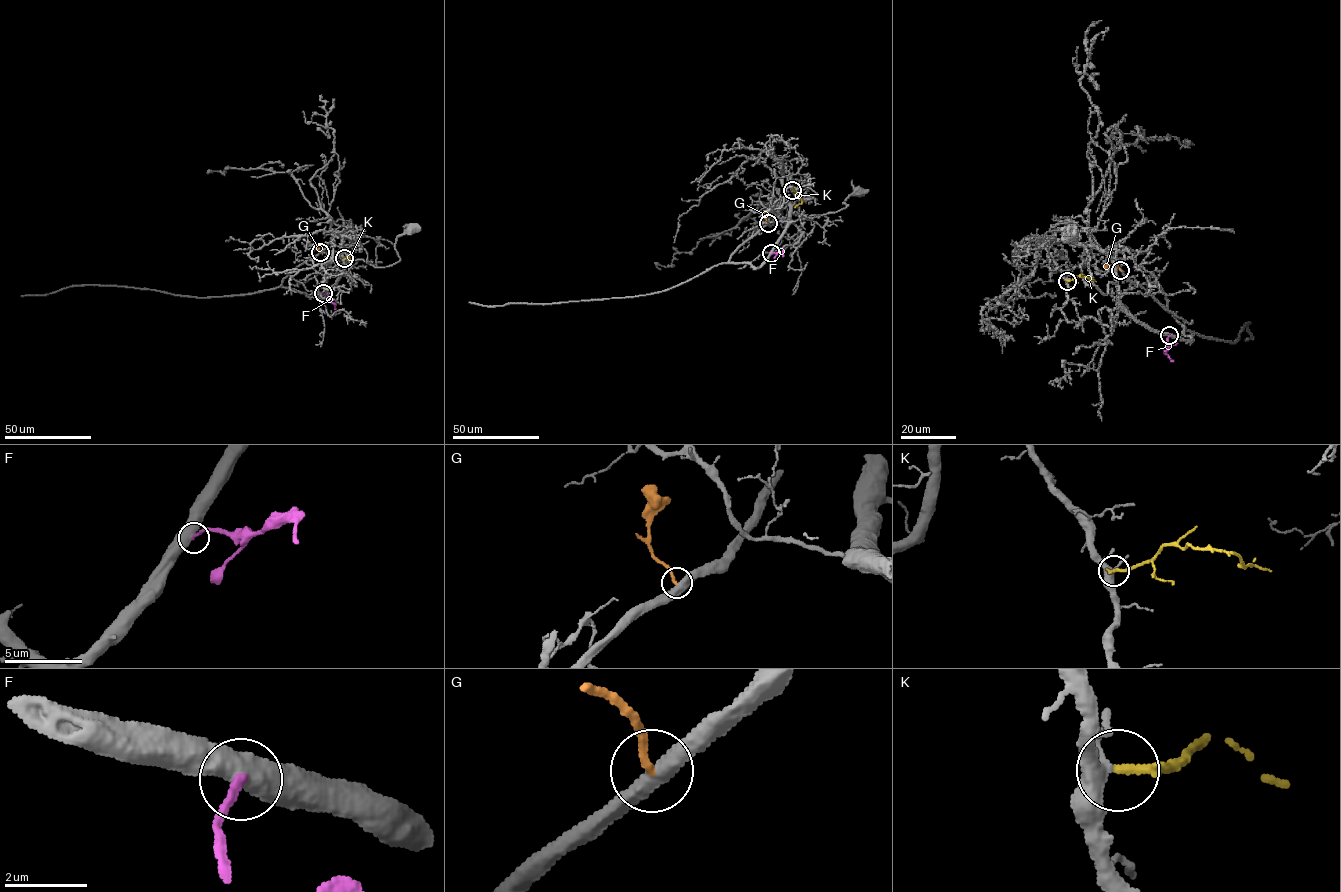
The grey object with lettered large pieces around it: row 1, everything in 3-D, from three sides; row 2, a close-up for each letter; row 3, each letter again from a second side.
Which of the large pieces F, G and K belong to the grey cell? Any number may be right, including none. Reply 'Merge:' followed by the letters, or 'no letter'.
Merge: K

